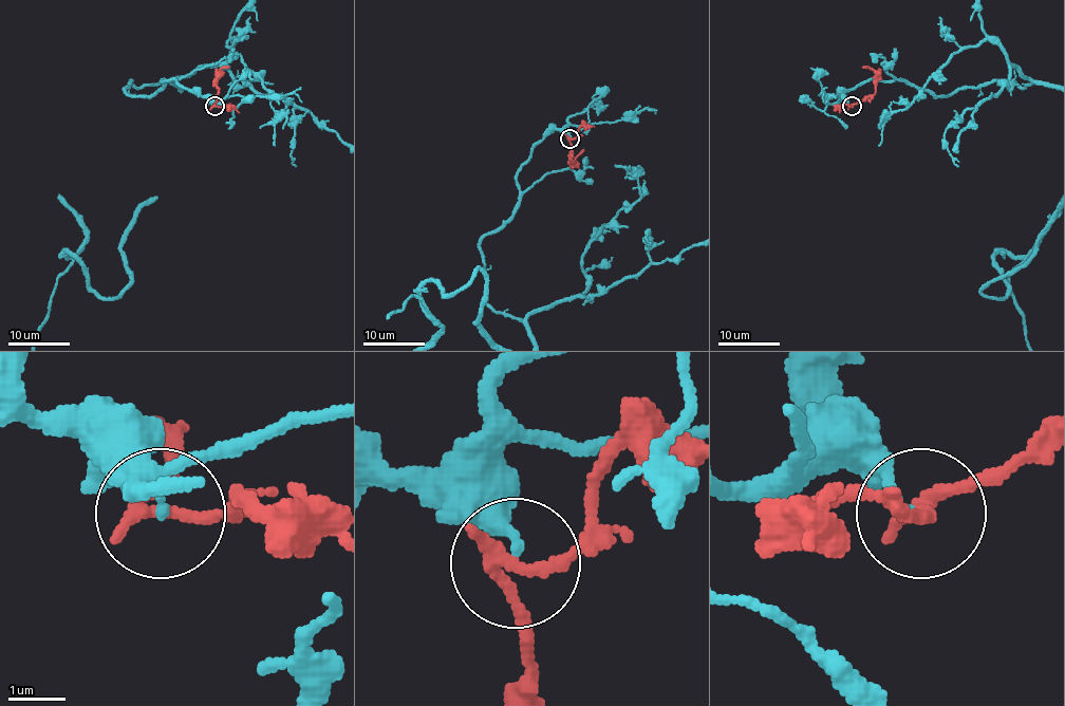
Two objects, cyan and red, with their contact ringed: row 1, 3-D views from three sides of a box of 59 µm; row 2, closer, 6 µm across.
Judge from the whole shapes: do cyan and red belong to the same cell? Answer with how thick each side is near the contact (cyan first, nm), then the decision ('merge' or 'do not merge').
calibres 170 and 240 nm; do not merge

